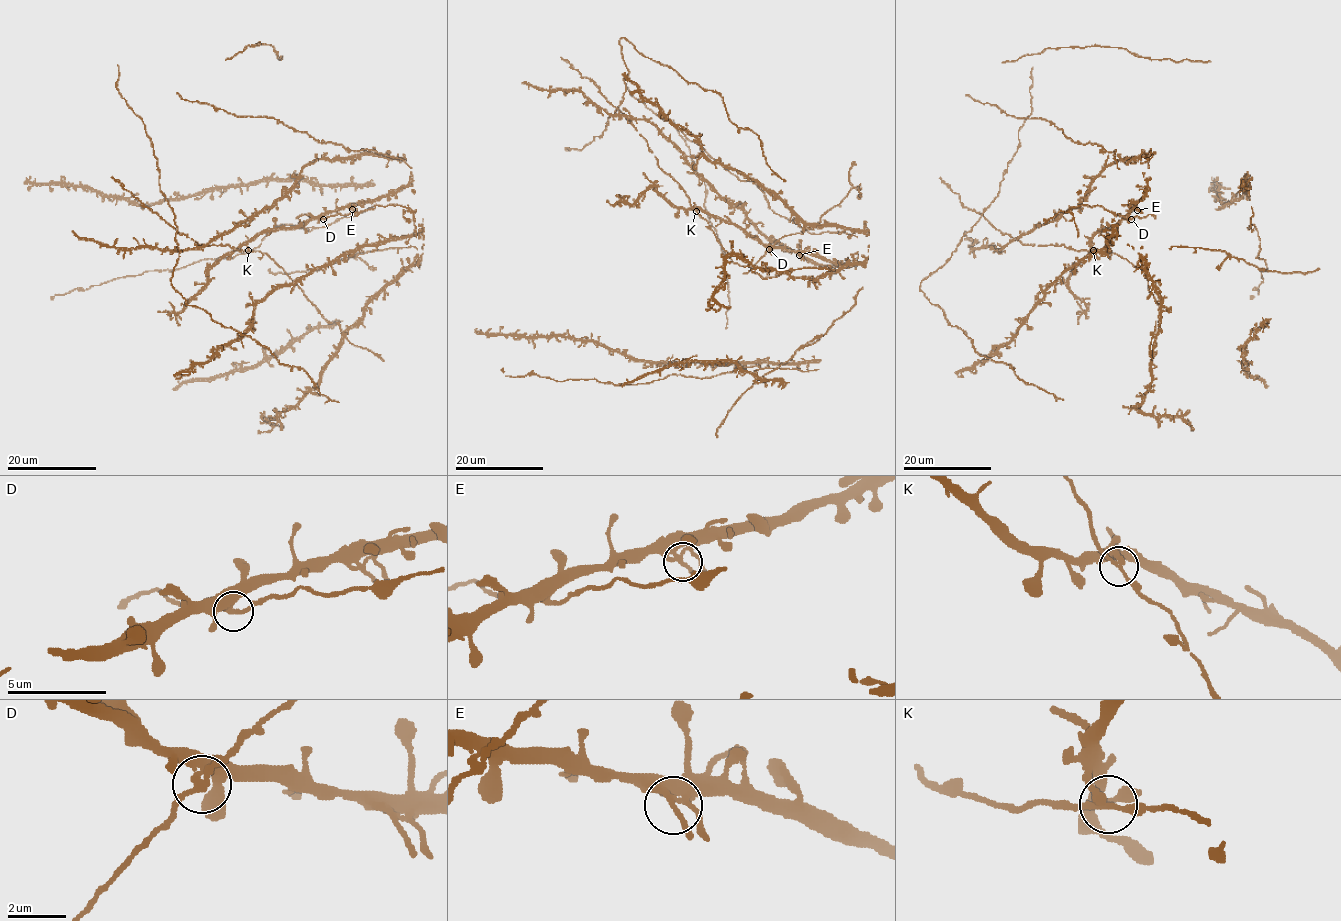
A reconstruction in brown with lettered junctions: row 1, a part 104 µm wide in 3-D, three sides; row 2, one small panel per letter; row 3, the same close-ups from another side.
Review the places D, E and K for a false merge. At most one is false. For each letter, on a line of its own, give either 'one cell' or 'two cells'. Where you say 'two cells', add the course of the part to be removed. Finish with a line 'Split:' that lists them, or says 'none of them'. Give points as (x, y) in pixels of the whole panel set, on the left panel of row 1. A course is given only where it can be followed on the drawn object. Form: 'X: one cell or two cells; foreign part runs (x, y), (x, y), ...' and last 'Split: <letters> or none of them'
D: two cells; foreign part runs (322, 218), (357, 214), (373, 209), (376, 205), (405, 206), (408, 209), (404, 210), (403, 216), (409, 218)
E: one cell
K: one cell
Split: D

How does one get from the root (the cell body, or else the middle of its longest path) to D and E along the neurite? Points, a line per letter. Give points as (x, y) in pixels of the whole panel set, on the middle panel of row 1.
D: (706, 221), (694, 208), (737, 224), (769, 249)
E: (706, 221), (694, 208), (737, 224), (764, 244), (799, 255)

